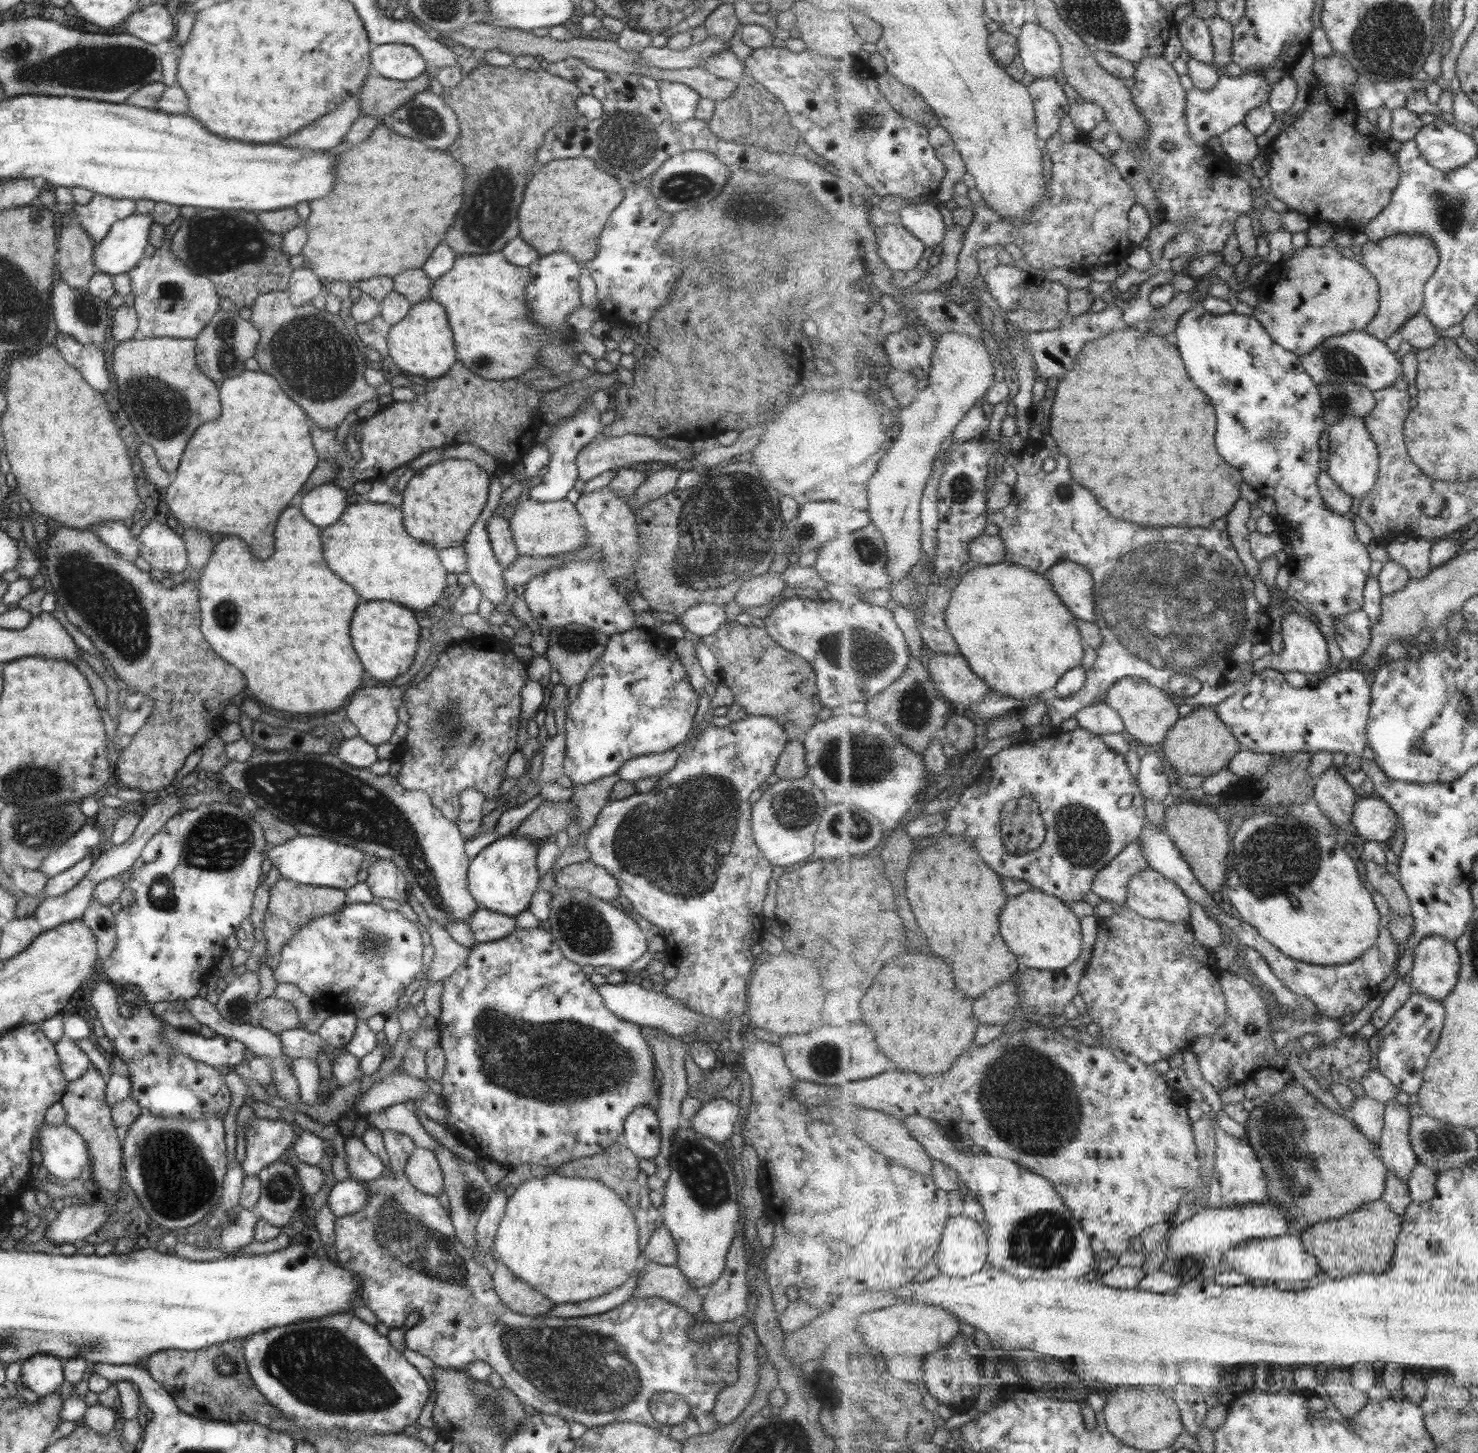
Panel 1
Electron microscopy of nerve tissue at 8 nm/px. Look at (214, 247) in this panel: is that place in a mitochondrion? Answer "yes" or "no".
yes

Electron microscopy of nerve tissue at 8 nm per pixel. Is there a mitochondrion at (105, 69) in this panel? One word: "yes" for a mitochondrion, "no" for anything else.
yes

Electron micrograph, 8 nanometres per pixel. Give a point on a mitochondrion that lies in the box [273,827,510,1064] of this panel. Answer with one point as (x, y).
(370, 945)

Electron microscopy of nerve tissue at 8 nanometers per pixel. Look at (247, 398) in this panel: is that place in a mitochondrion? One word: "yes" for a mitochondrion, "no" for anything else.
no

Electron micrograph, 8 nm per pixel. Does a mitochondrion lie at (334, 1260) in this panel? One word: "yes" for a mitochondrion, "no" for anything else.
no

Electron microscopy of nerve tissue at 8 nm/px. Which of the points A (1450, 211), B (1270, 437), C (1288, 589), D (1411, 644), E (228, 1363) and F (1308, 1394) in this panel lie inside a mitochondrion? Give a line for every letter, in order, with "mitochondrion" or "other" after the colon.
A: mitochondrion
B: mitochondrion
C: other
D: other
E: mitochondrion
F: other

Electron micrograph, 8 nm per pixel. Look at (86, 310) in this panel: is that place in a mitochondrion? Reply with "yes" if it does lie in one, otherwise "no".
yes

